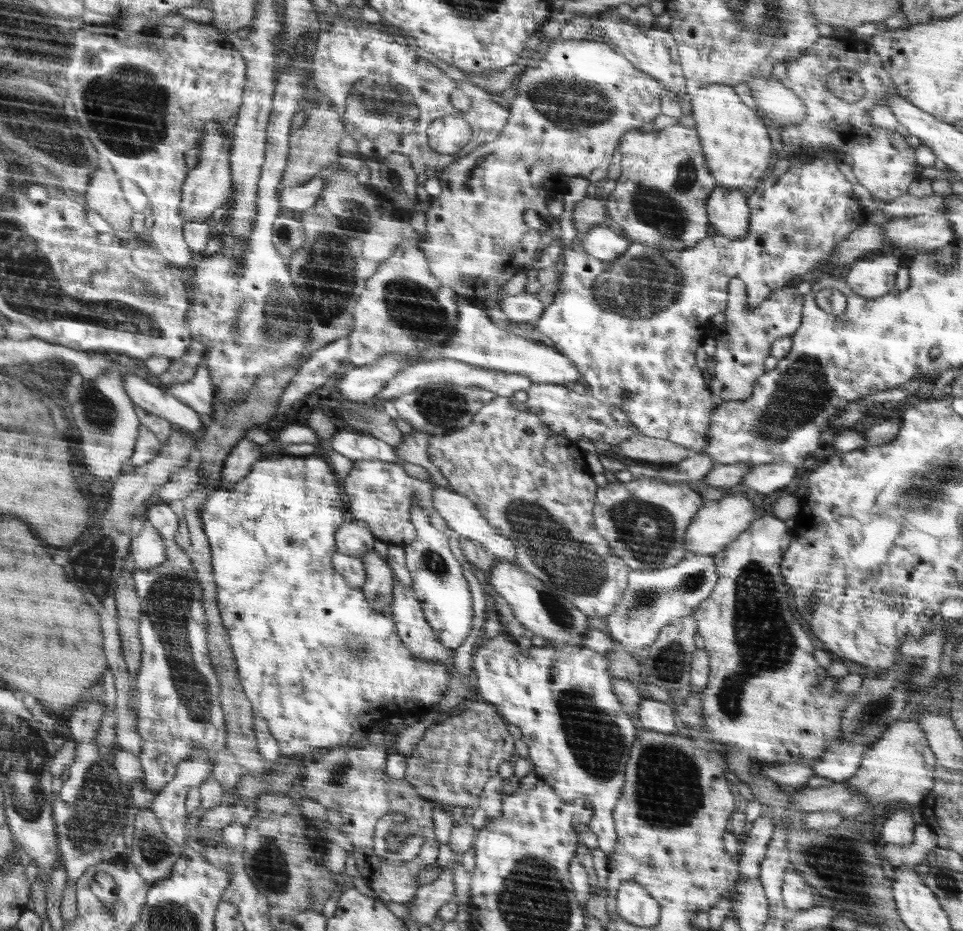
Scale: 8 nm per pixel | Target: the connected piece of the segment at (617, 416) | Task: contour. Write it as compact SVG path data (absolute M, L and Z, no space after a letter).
M534 383L527 394L528 400L525 406L528 411L536 415L540 414L539 418L546 427L574 442L579 443L582 438L588 438L588 440L600 440L612 446L622 444L630 436L640 434L636 426L628 421L627 414L622 409L599 402L591 394L576 394L572 386Z

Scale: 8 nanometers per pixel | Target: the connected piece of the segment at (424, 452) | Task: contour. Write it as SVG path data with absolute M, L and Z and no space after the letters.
M412 432L412 434L404 434L402 438L402 444L394 445L393 449L397 454L397 458L401 458L403 462L410 462L410 464L418 464L422 468L426 468L429 472L431 479L433 479L435 485L450 488L448 480L444 478L444 475L430 460L428 456L428 438L430 434L424 434L424 432Z

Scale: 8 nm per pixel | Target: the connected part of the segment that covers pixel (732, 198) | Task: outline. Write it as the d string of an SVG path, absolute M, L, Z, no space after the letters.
M716 186L707 201L707 215L716 232L732 240L747 236L750 225L750 197L738 188Z

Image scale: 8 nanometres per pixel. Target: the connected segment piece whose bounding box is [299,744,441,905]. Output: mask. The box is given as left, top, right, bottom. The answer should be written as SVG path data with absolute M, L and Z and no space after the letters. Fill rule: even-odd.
M354 744L329 749L328 753L322 755L321 758L301 767L301 776L299 777L301 785L299 786L299 791L304 798L316 800L316 802L322 804L326 809L337 808L342 813L343 822L339 830L342 831L346 838L352 843L354 850L352 850L350 856L356 861L358 874L362 876L362 879L364 879L368 887L374 891L374 894L380 898L381 902L393 902L402 905L412 901L420 889L417 883L417 877L420 871L424 870L426 866L438 862L438 852L441 845L436 841L436 837L434 837L435 821L433 810L435 808L433 807L432 801L422 798L413 784L406 782L404 779L396 780L395 778L390 778L386 774L386 761L389 755L386 753L386 748L388 748L387 744L366 744L364 747L358 747ZM393 812L405 814L408 820L416 822L418 828L420 828L417 832L423 834L423 837L426 839L422 850L420 850L419 857L414 858L411 862L402 862L398 865L380 859L378 855L376 855L375 850L375 826L378 824L380 817Z

